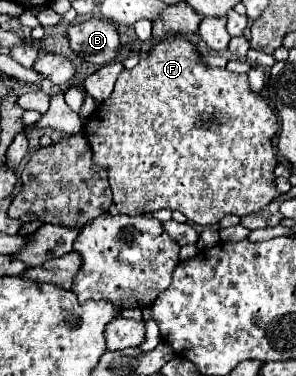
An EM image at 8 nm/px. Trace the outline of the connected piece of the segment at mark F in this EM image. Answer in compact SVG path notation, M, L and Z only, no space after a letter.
M170 36L162 42L158 42L146 58L142 58L138 62L136 68L132 70L124 70L114 86L114 92L110 94L108 100L100 102L98 108L88 116L88 122L84 124L82 134L86 136L90 148L92 148L92 160L98 166L106 166L108 170L108 180L110 180L110 188L114 194L114 202L110 206L110 214L128 214L128 216L136 216L136 214L150 214L154 210L166 208L166 210L180 210L190 222L200 224L200 226L212 226L218 224L224 216L228 214L236 214L236 216L246 216L252 212L258 212L260 208L264 208L268 202L272 202L274 198L280 196L280 192L276 190L276 176L274 176L274 168L278 166L278 158L274 154L272 148L272 138L278 130L278 120L276 114L272 112L272 108L268 106L268 102L250 90L248 86L248 76L246 74L234 74L228 72L226 68L210 68L208 64L204 64L200 60L200 52L196 50L196 44L192 44L190 40L182 38L182 36Z

